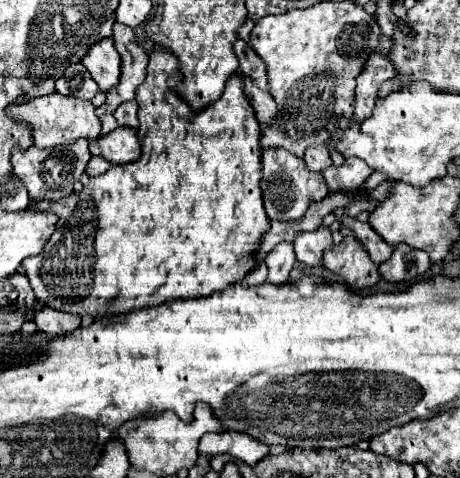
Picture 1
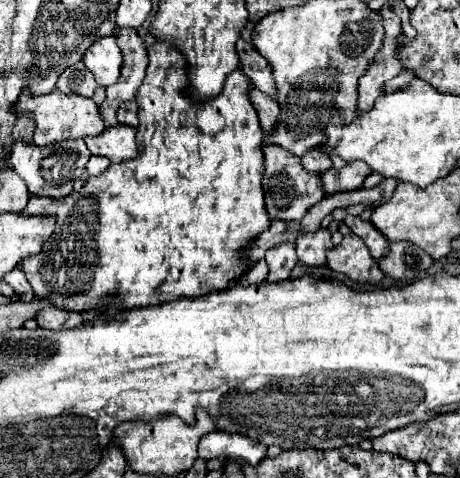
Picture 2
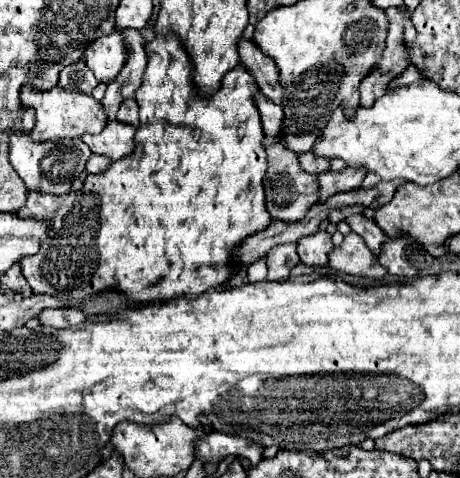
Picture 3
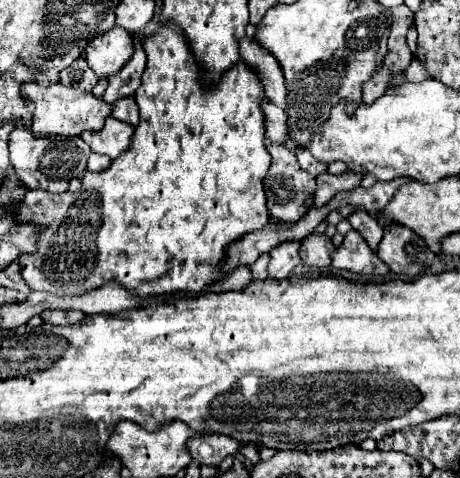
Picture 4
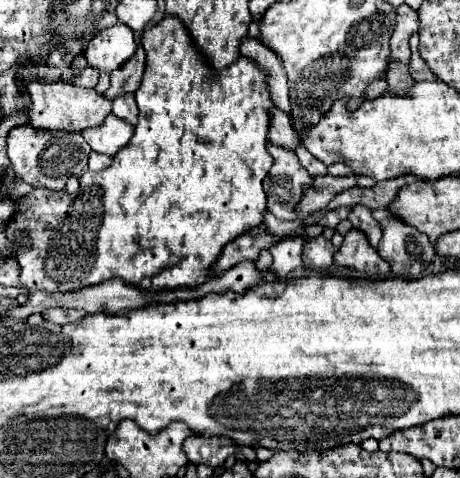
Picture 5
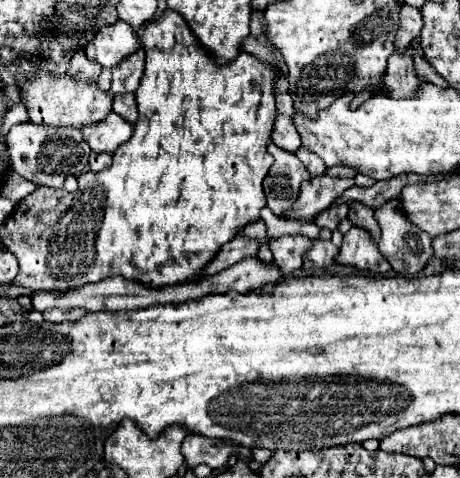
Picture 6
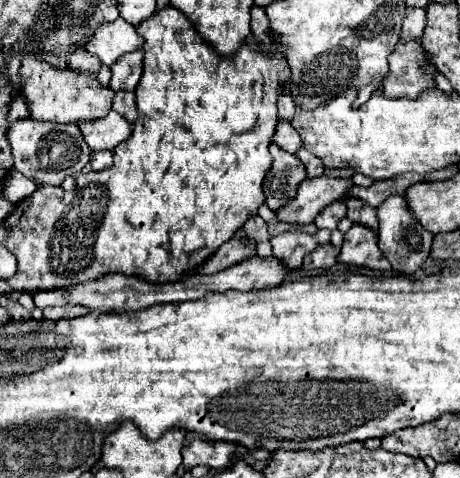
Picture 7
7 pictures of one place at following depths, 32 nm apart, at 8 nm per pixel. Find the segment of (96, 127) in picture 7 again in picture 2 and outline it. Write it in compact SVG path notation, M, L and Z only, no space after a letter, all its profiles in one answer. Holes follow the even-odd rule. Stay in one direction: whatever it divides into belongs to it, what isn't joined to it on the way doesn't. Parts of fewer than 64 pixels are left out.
M114 126L108 132L102 132L100 136L88 136L84 138L88 144L88 150L96 156L104 156L110 162L124 162L138 154L136 144L136 130L128 126Z

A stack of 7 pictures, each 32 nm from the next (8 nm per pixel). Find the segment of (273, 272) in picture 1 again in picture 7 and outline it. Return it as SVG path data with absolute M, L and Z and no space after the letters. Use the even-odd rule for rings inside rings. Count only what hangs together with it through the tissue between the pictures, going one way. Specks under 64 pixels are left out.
M318 230L314 236L302 232L284 232L270 240L274 258L284 264L286 270L298 270L302 266L304 254L310 252L312 246L324 244L330 240L330 230Z

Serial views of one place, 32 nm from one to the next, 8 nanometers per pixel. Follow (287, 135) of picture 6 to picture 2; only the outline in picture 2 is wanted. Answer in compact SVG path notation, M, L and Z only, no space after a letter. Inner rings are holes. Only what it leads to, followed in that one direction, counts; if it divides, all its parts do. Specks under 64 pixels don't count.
M250 88L250 100L252 100L252 106L256 108L258 112L258 118L260 118L260 124L266 132L270 132L274 128L274 122L278 120L280 116L280 108L278 104L264 92L260 92L258 88Z

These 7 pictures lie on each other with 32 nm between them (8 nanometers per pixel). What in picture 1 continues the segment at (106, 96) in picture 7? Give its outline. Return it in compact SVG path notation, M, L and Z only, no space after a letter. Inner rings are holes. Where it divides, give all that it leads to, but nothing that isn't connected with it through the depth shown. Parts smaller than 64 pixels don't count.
M58 92L8 106L6 116L18 124L28 124L36 148L54 148L60 144L72 144L80 138L94 140L100 134L100 120L94 114L92 102L80 100L76 96L60 96Z

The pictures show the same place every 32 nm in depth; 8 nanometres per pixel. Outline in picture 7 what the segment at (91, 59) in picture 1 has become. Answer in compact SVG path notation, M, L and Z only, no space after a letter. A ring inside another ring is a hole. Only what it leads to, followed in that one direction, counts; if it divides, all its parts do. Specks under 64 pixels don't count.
M114 20L110 24L102 24L102 28L94 34L94 38L86 44L86 50L100 58L104 66L112 66L120 56L134 52L142 46L142 38L136 28L132 28L126 20Z

